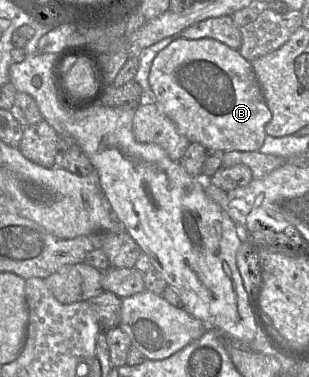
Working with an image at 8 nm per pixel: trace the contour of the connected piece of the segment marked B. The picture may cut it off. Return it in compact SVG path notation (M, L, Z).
M179 37L156 55L148 81L161 110L190 143L198 142L207 150L219 148L222 151L258 151L263 145L265 127L271 120L271 111L265 102L251 62L238 50L212 38L191 40Z

